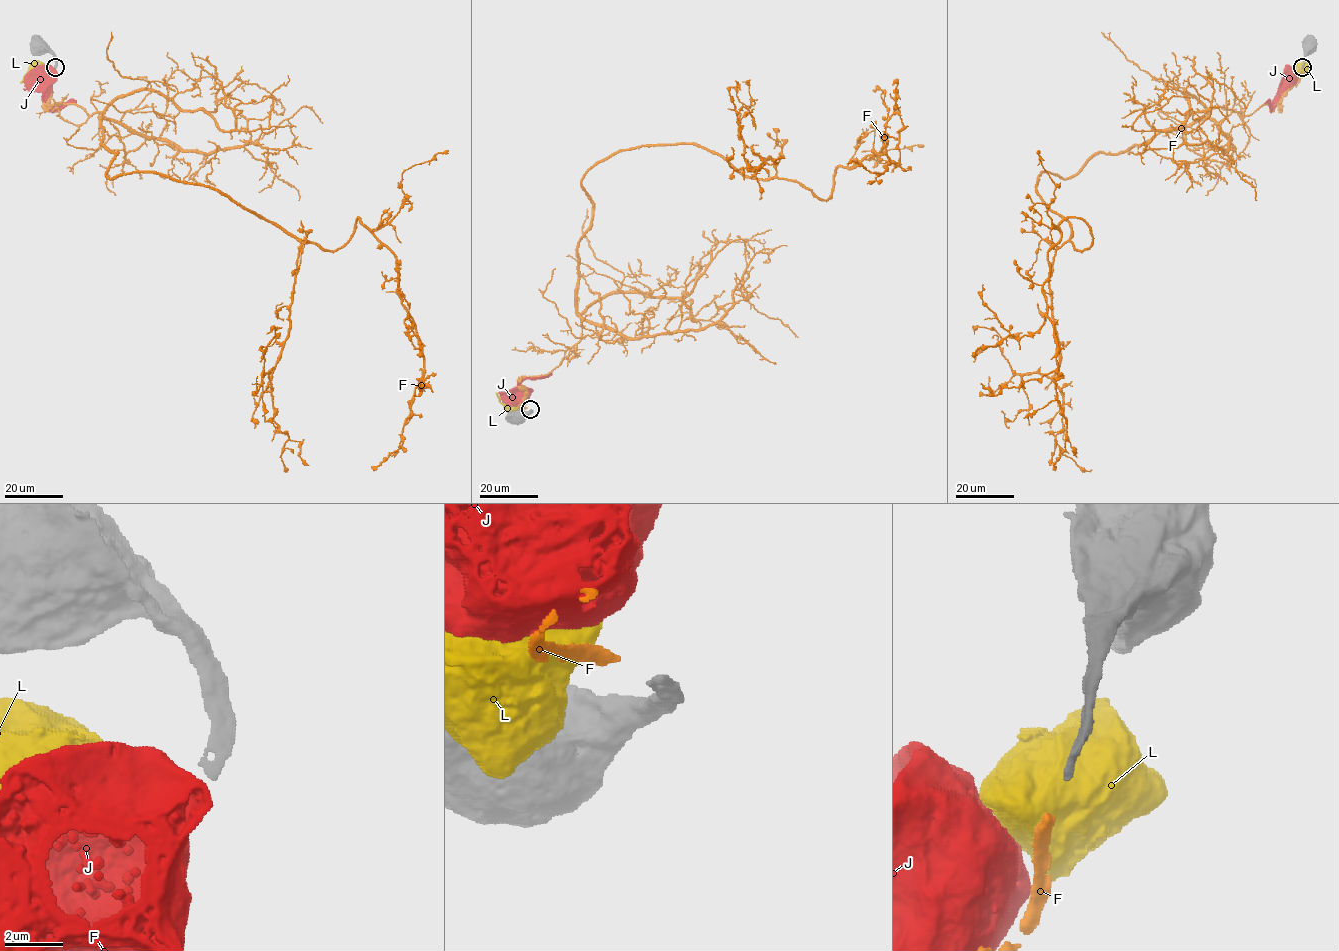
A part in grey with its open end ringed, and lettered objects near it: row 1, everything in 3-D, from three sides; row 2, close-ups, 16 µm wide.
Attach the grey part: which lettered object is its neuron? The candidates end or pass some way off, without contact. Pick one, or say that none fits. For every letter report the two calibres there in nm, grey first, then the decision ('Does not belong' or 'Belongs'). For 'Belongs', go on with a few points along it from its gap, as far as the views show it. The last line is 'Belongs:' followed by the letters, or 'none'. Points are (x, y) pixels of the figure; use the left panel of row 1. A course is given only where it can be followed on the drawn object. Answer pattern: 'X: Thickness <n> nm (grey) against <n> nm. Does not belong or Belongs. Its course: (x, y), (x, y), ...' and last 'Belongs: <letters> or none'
F: Thickness 340 nm (grey) against 420 nm. Belongs. Its course: (51, 71), (44, 109), (107, 107), (109, 178), (327, 250), (358, 218), (394, 255), (424, 371), (371, 466)
J: Thickness 340 nm (grey) against 950 nm. Does not belong
L: Thickness 340 nm (grey) against 800 nm. Does not belong
Belongs: F

